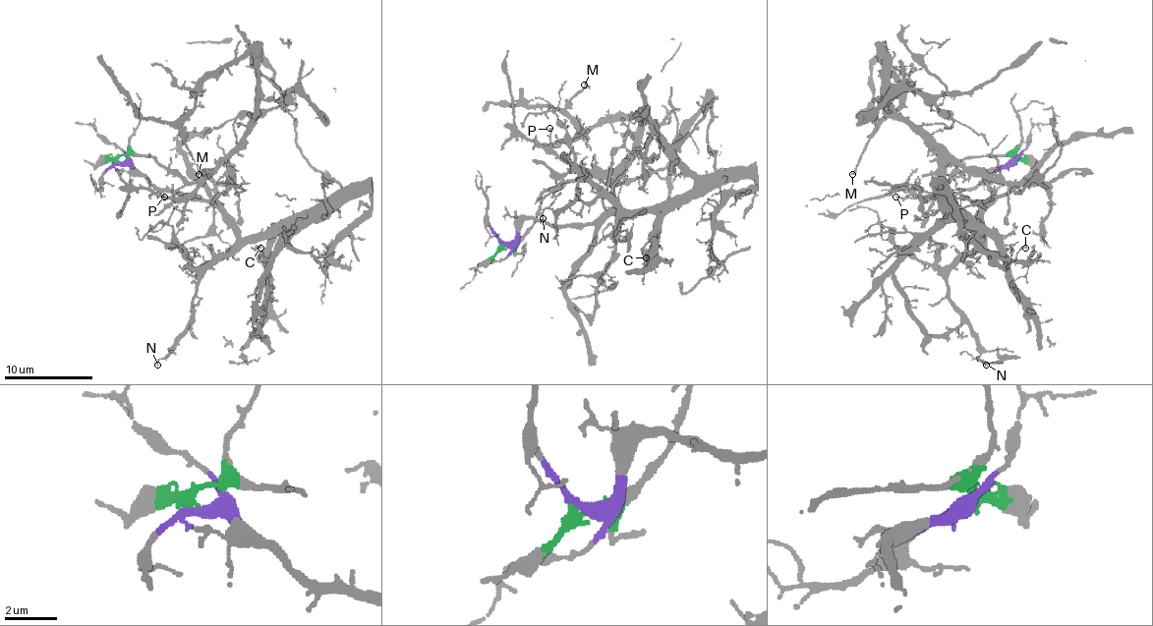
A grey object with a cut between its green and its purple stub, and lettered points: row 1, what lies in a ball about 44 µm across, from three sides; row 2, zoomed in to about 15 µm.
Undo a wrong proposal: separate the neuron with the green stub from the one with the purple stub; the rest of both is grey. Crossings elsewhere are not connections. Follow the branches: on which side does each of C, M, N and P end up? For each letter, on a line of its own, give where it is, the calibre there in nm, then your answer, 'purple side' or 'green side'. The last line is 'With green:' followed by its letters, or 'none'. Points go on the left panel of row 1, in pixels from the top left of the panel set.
C: at (260, 248); 180 nm thick; purple side
M: at (199, 174); 200 nm thick; green side
N: at (157, 365); 190 nm thick; purple side
P: at (164, 197); 100 nm thick; green side
With green: M, P

